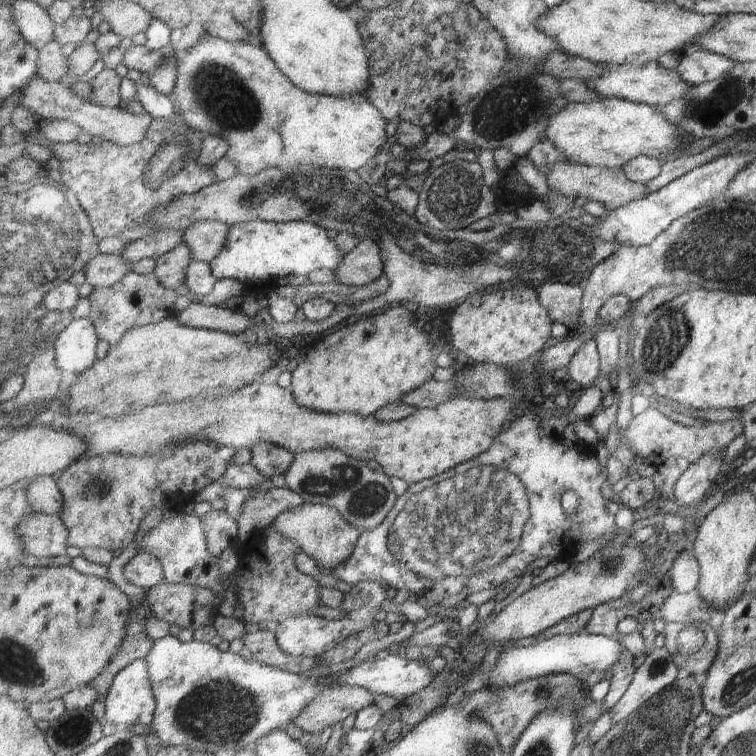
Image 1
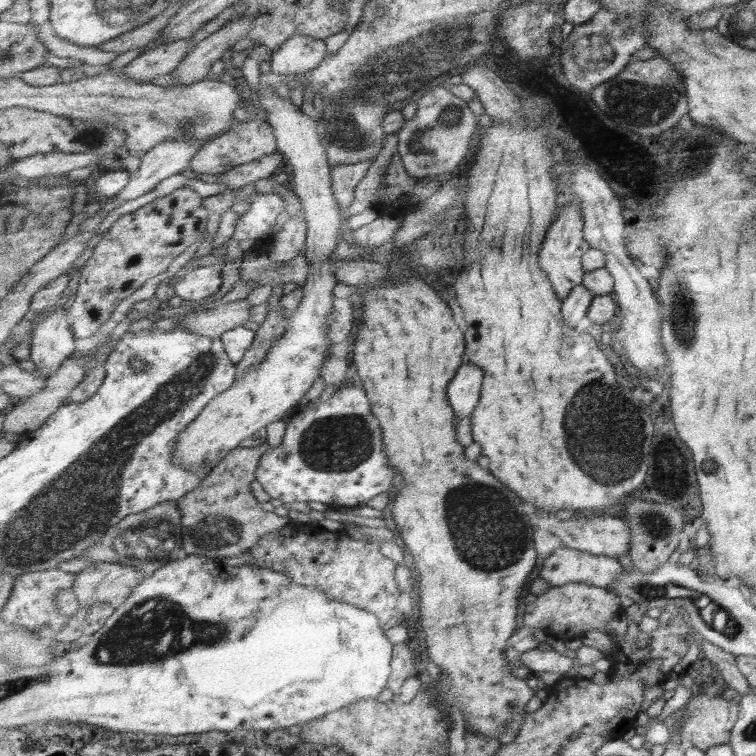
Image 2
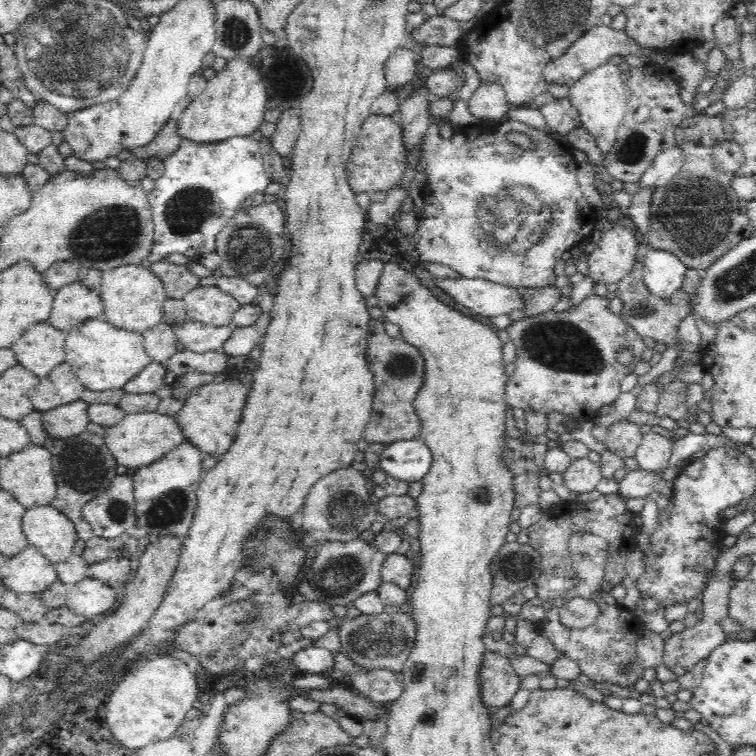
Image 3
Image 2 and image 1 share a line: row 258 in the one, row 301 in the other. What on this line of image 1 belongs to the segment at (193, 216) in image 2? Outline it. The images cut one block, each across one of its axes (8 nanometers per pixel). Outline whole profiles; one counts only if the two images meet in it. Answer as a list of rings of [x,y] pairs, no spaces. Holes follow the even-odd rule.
[[[132,271],[122,282],[111,287],[97,288],[90,294],[88,300],[91,310],[88,318],[96,325],[101,340],[105,340],[110,347],[117,346],[131,328],[161,322],[177,315],[175,300],[180,296],[175,290],[165,288],[154,273],[139,275]]]

